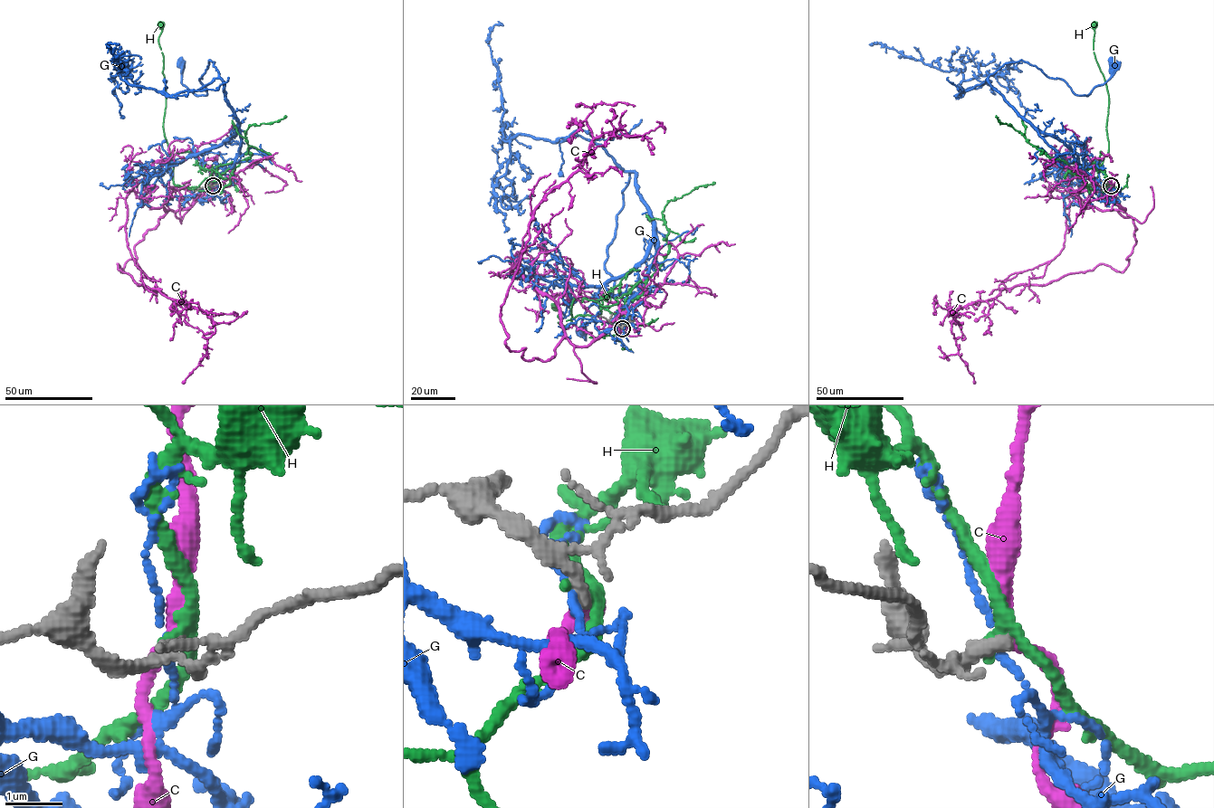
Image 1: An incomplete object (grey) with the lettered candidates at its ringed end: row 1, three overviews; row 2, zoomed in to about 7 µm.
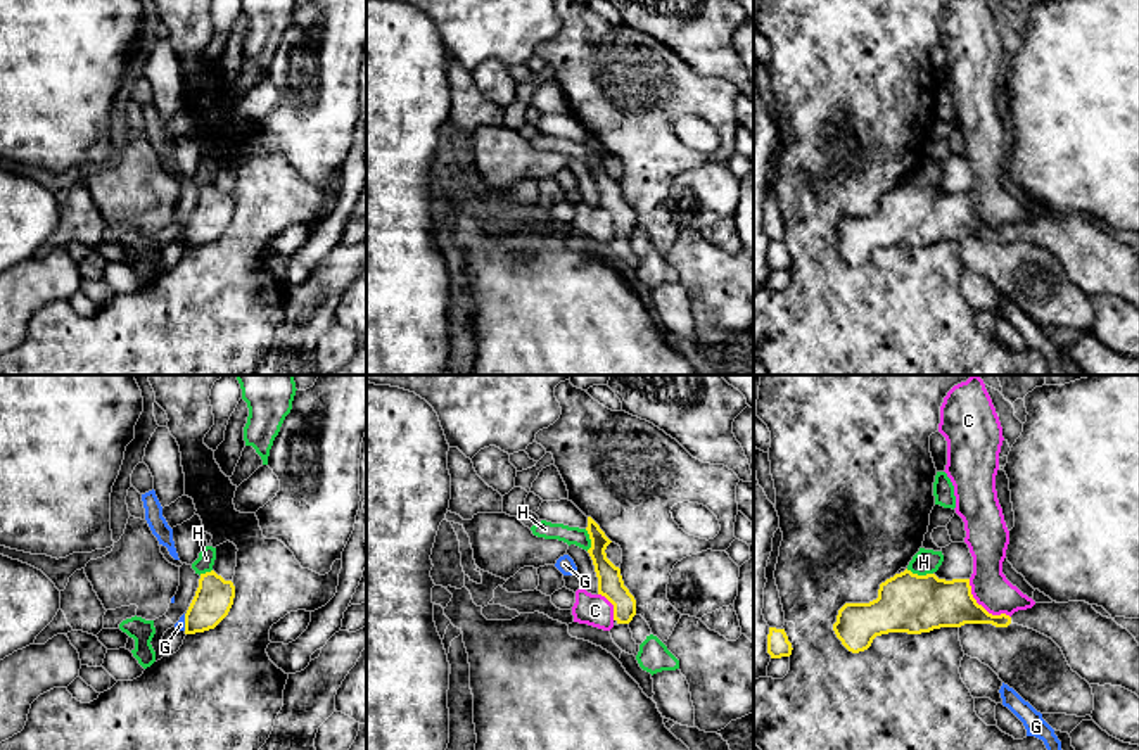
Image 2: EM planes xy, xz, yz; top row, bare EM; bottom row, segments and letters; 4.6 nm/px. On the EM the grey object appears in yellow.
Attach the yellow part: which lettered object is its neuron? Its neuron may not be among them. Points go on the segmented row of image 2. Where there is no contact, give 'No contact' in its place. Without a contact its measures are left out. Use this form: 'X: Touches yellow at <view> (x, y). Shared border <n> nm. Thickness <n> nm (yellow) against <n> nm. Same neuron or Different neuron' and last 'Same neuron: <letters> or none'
C: Touches yellow at yz (980, 605). Shared border 260 nm. Thickness 260 nm (yellow) against 180 nm. Different neuron
G: Touches yellow at xy (185, 622). Shared border 80 nm. Thickness 180 nm (yellow) against 50 nm. Different neuron
H: Touches yellow at yz (920, 576). Shared border 130 nm. Thickness 280 nm (yellow) against 110 nm. Different neuron
Same neuron: none

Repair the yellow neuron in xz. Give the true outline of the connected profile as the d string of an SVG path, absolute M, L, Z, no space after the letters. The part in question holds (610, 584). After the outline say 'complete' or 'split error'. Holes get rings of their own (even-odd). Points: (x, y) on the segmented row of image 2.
M588 517L586 527L591 548L588 550L598 577L598 594L605 596L614 605L614 620L629 624L636 615L636 600L624 586L620 569L607 558L607 546L612 543L600 525Z; complete

